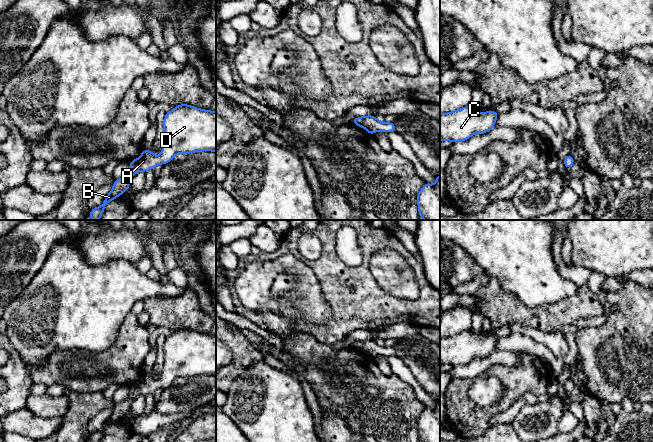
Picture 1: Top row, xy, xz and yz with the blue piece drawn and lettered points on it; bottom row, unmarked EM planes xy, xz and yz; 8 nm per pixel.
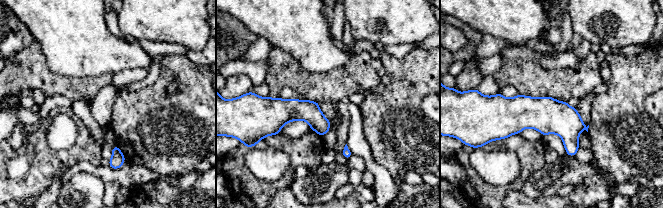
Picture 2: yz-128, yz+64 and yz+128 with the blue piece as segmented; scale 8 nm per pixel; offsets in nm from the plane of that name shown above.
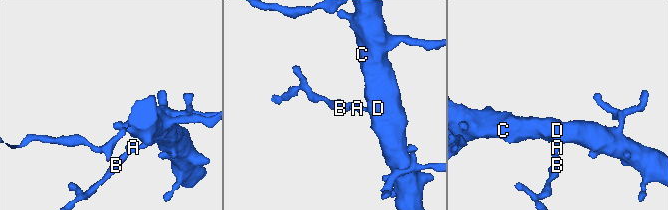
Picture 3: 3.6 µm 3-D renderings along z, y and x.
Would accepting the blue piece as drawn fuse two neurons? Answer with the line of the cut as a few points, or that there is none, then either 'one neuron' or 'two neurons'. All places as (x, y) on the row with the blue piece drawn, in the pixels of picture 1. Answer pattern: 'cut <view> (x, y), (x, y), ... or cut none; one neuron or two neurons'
cut none; one neuron

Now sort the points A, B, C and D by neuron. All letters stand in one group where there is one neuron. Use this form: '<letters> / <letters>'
A B C D

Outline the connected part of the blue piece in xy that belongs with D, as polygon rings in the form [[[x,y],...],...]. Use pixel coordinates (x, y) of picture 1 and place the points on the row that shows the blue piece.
[[[187,104],[178,105],[165,114],[163,128],[164,142],[161,154],[155,157],[151,150],[143,150],[140,157],[132,160],[129,163],[128,174],[115,180],[103,204],[91,210],[89,216],[92,220],[99,220],[106,204],[129,188],[136,172],[147,172],[159,164],[165,165],[179,153],[216,152],[216,112],[210,109],[202,110]]]

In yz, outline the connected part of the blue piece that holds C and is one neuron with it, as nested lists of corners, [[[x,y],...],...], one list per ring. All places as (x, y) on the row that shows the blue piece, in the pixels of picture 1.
[[[472,105],[442,113],[440,114],[440,141],[465,141],[476,133],[487,133],[495,127],[498,116],[495,111],[480,113]]]

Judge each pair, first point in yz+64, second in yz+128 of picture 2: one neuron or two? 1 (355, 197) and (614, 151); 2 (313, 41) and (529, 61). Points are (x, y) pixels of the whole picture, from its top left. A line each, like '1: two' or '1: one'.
1: one
2: two

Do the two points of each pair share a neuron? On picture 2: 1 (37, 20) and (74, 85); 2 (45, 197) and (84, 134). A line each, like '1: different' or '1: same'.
1: different
2: different

